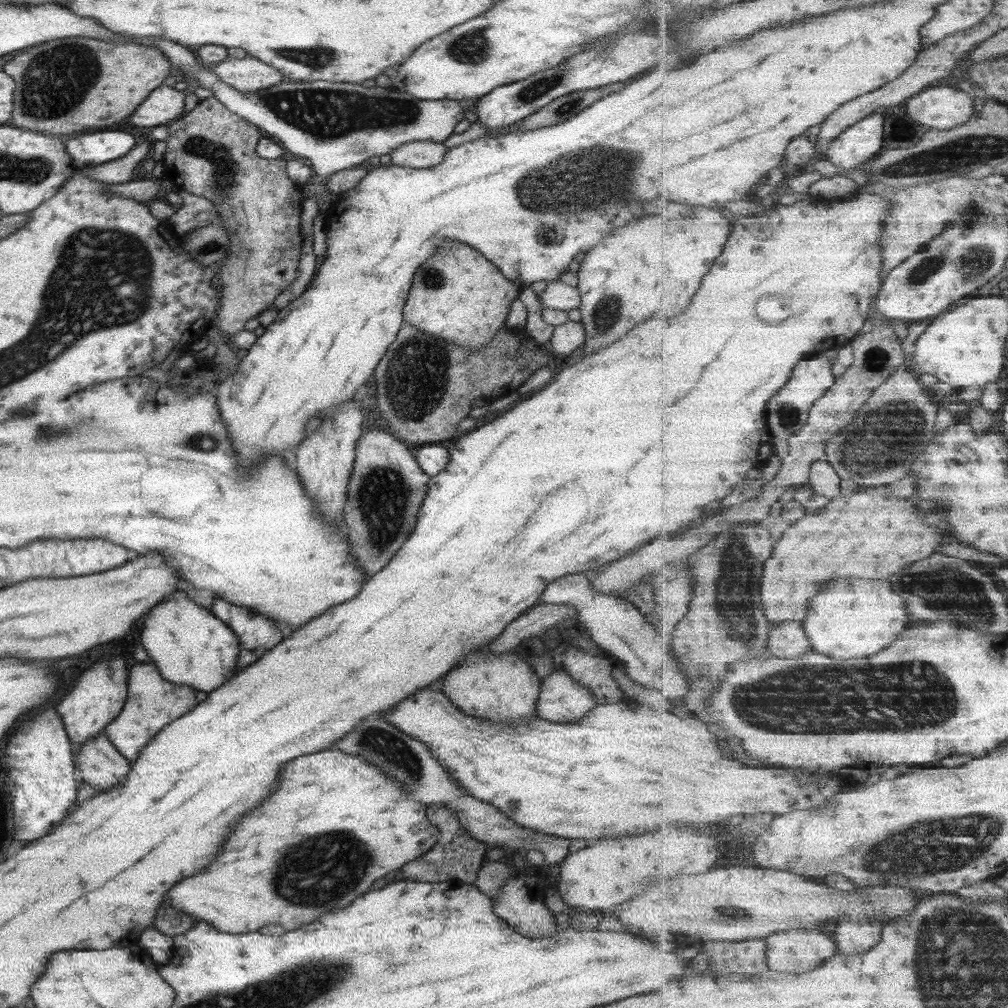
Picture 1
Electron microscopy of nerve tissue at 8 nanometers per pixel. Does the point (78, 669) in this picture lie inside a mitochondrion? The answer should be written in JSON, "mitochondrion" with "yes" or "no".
{"mitochondrion":"no"}

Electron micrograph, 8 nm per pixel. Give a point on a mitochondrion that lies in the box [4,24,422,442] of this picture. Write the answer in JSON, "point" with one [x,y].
{"point":[62,80]}

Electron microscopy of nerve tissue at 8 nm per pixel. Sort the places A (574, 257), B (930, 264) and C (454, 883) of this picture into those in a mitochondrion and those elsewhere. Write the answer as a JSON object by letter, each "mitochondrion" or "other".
{"A":"other","B":"mitochondrion","C":"other"}

